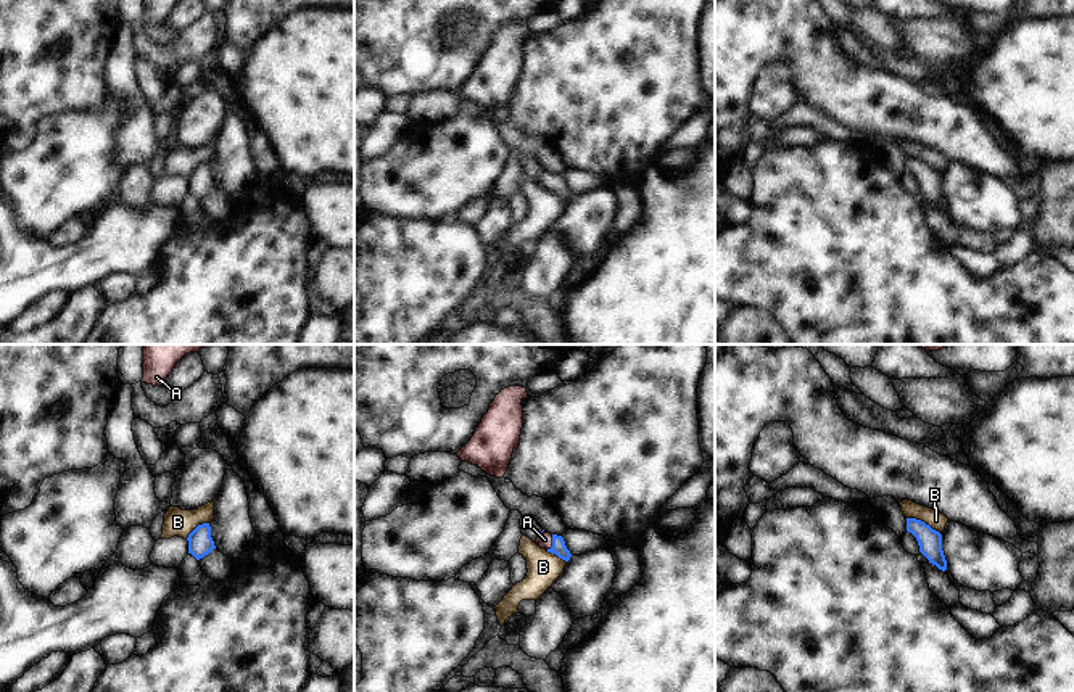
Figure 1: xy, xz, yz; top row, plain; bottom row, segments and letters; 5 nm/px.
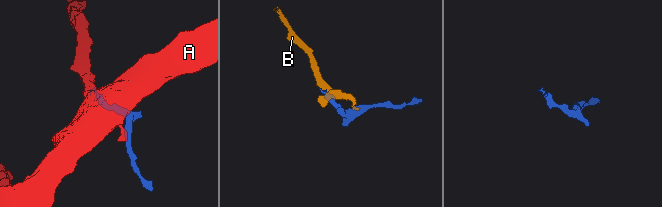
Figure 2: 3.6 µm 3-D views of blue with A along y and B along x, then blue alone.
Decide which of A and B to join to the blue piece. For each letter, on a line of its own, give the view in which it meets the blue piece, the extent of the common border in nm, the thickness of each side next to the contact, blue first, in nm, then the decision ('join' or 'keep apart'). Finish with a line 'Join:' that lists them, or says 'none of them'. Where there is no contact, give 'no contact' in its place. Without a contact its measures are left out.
A: xz | 90 nm | 70/80 nm | join
B: yz | 200 nm | 120/90 nm | keep apart
Join: A

